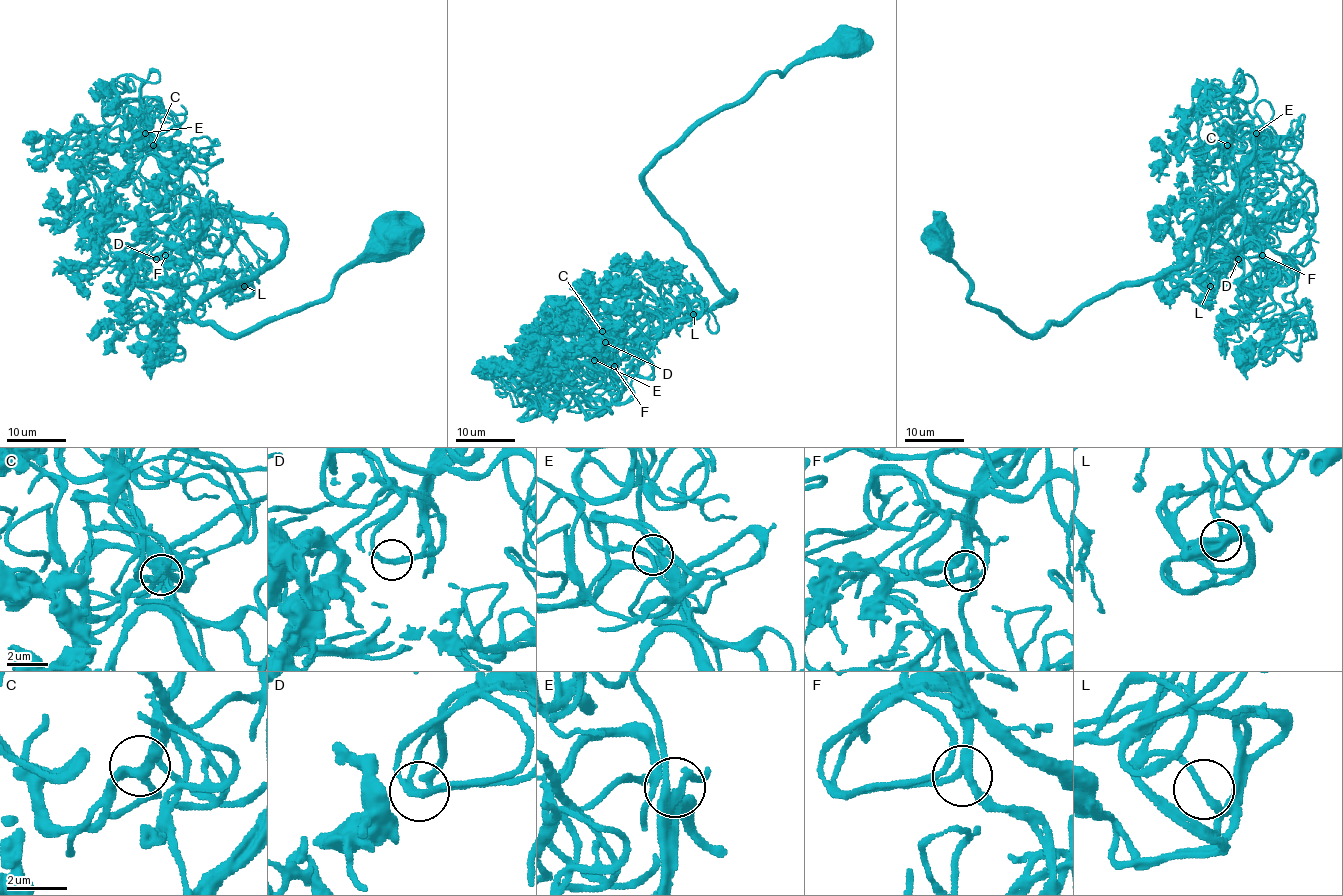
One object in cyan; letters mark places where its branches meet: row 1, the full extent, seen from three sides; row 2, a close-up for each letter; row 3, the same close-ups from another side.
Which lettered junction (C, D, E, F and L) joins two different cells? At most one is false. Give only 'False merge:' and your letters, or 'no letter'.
False merge: no letter

